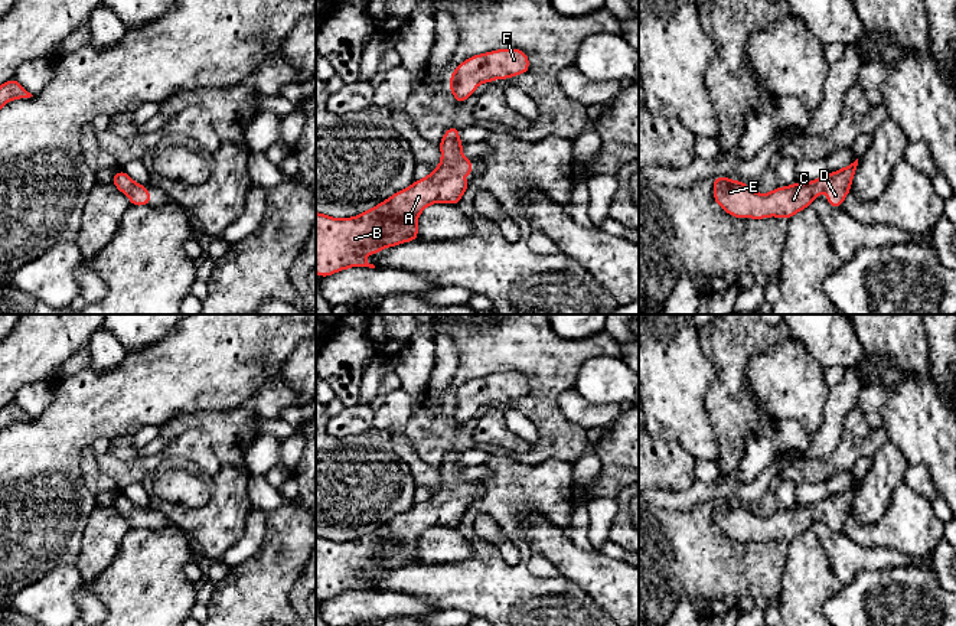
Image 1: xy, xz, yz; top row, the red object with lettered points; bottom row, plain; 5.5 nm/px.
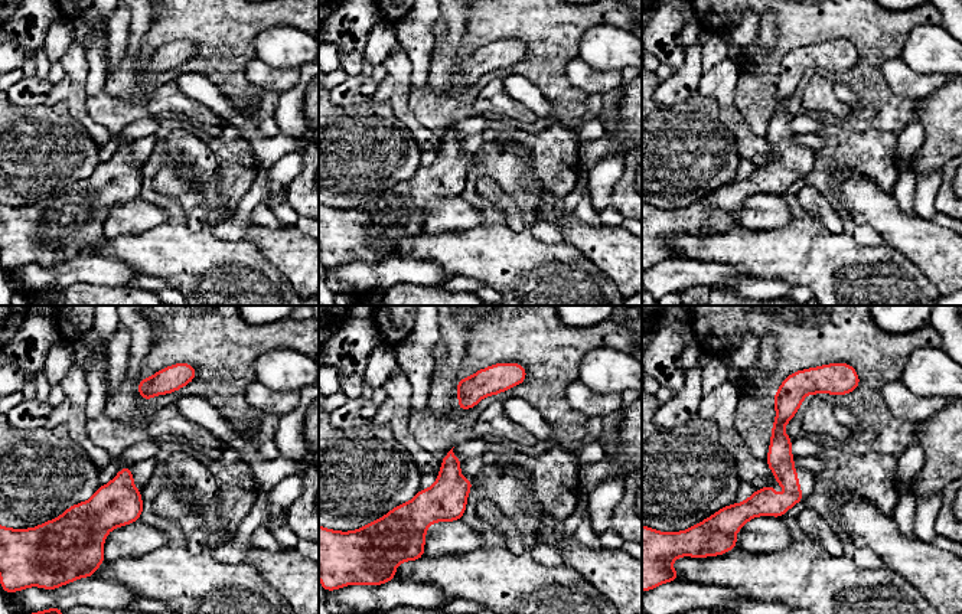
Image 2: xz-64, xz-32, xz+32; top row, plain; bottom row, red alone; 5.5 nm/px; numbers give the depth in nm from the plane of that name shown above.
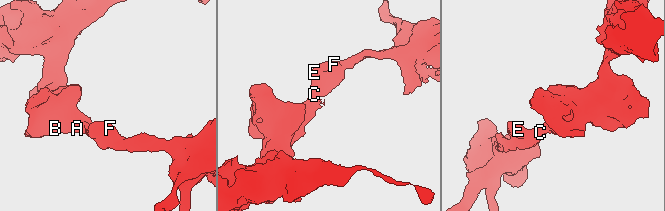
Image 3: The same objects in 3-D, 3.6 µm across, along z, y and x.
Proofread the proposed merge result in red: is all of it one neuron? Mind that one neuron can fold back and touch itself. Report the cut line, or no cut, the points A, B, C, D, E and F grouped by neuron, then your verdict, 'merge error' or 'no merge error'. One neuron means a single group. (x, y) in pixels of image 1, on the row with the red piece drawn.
no cut | A B C D E F | no merge error

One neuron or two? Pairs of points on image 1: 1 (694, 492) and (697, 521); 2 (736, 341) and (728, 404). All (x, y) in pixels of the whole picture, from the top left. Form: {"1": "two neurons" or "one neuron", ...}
{"1": "two neurons", "2": "one neuron"}

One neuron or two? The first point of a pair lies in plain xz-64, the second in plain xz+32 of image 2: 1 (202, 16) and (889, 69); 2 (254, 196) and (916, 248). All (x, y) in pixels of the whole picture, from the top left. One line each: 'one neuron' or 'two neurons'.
1: two neurons
2: two neurons

